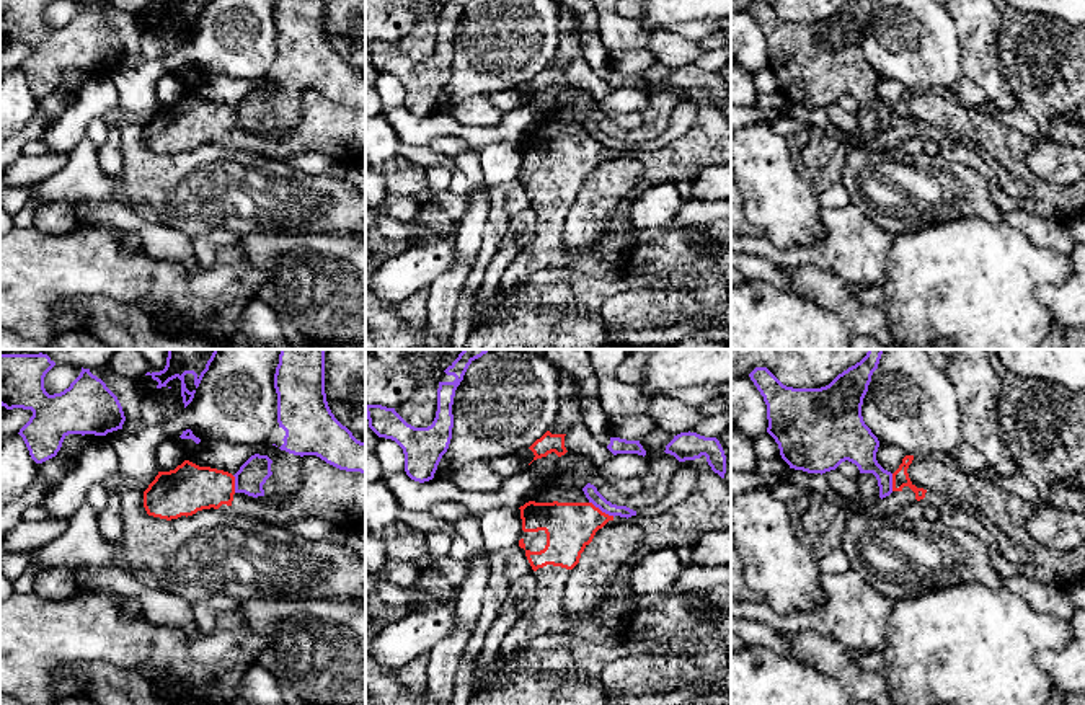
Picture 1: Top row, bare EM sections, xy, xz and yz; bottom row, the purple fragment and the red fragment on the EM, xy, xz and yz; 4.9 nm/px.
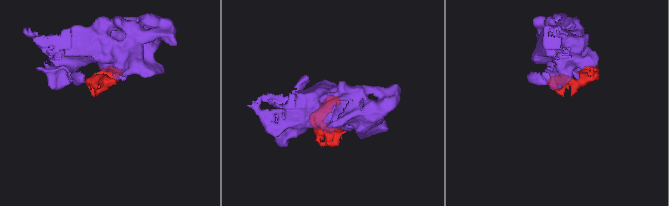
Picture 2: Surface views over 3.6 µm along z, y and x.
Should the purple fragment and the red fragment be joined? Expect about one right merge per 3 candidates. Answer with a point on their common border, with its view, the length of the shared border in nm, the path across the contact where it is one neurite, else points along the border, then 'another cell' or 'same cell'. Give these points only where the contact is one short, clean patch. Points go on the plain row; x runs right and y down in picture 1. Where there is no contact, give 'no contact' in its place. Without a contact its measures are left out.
contact xz (602, 146); length 150 nm; border xz (589, 136), (614, 150); another cell

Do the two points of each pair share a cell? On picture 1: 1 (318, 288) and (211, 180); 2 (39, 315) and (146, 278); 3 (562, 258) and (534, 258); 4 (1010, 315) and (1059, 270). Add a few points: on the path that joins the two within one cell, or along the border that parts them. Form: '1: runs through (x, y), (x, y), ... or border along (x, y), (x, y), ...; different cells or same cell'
1: border along (227, 229), (240, 235), (291, 235); different cells
2: runs through (62, 288), (72, 278), (118, 278); same cell
3: runs through (555, 258), (540, 258); same cell
4: runs through (1012, 299), (1043, 270); same cell

